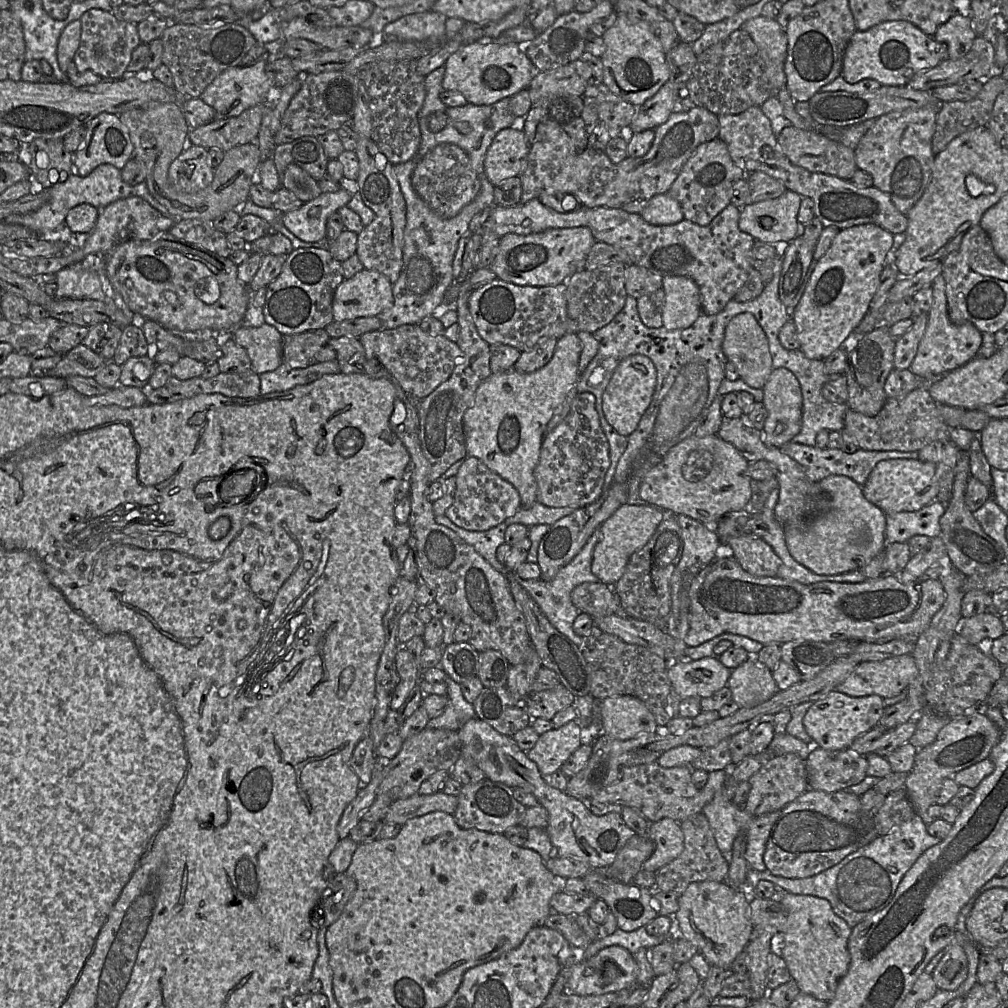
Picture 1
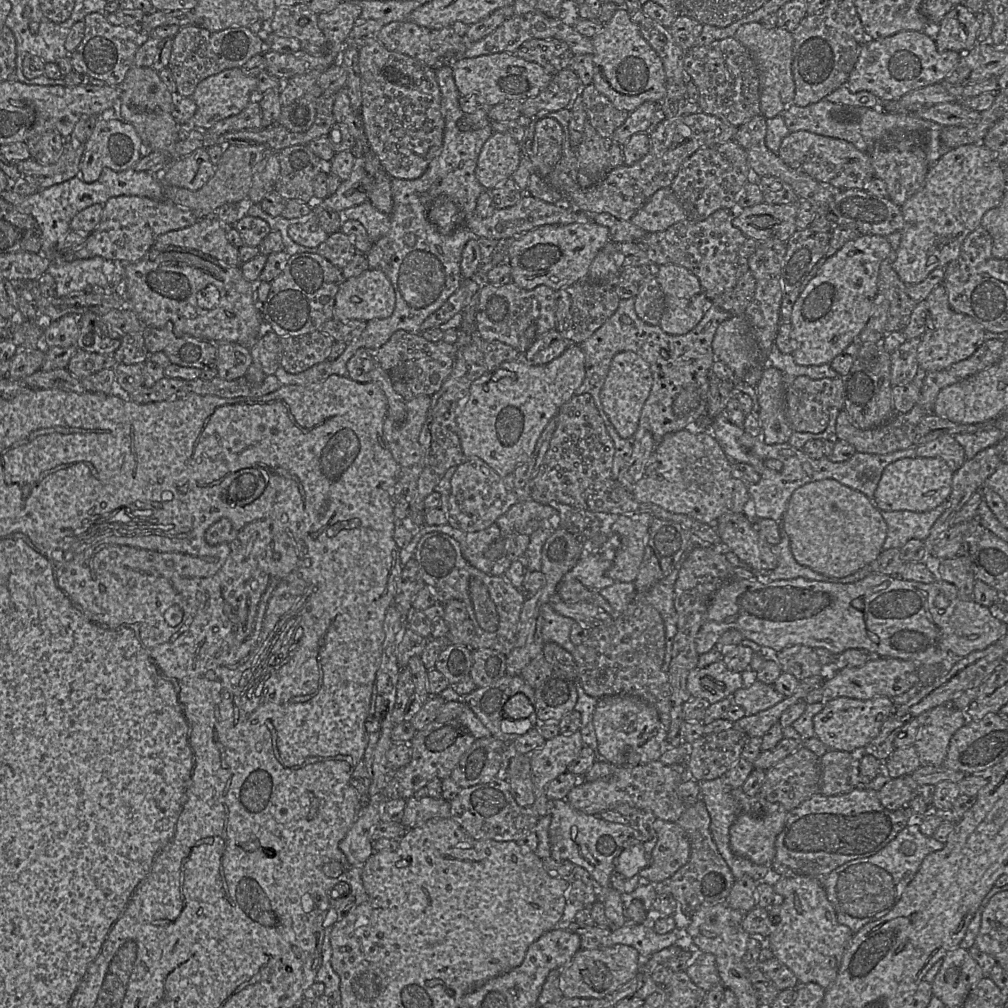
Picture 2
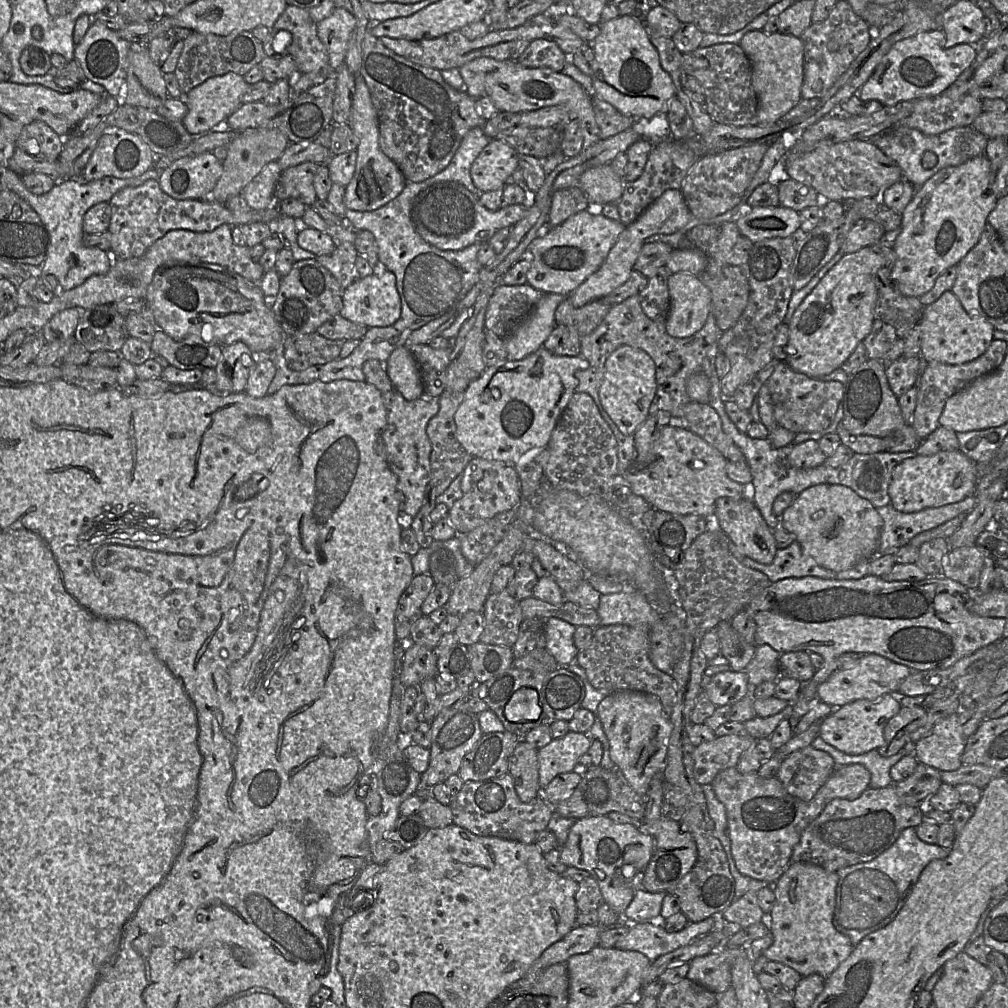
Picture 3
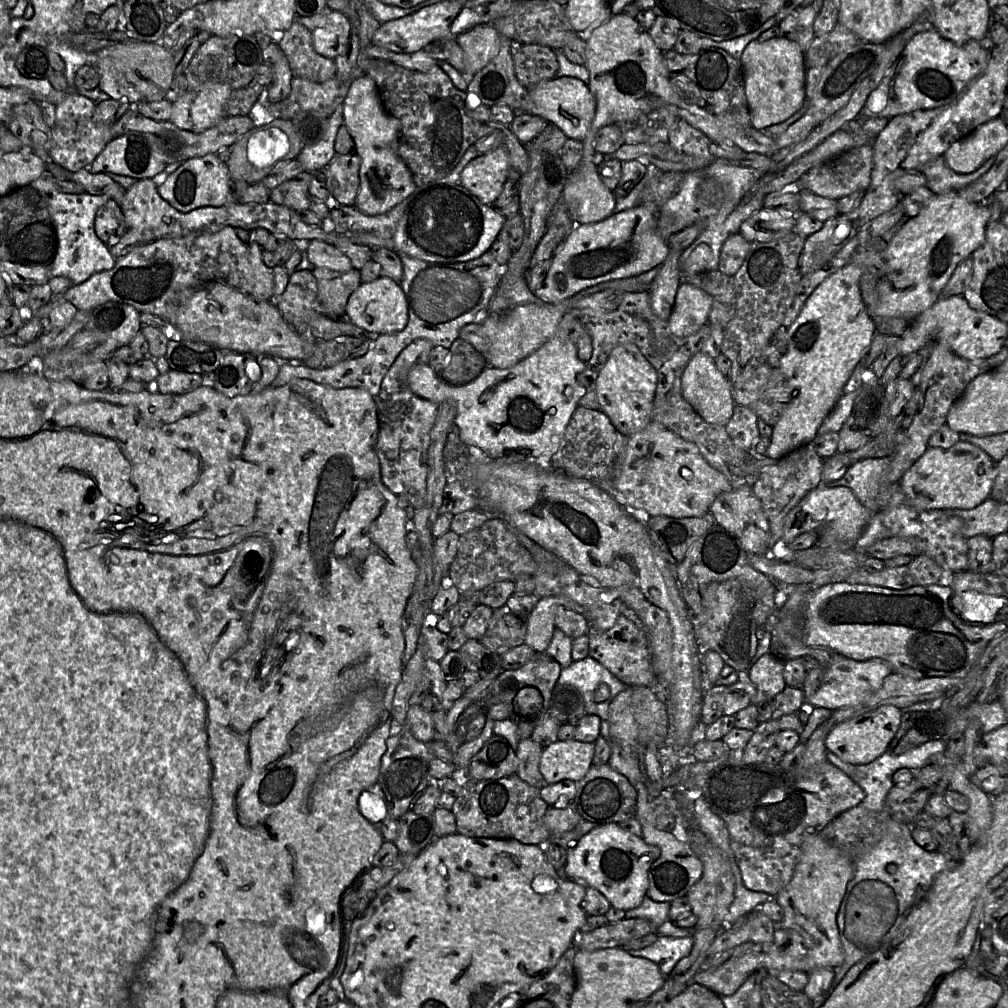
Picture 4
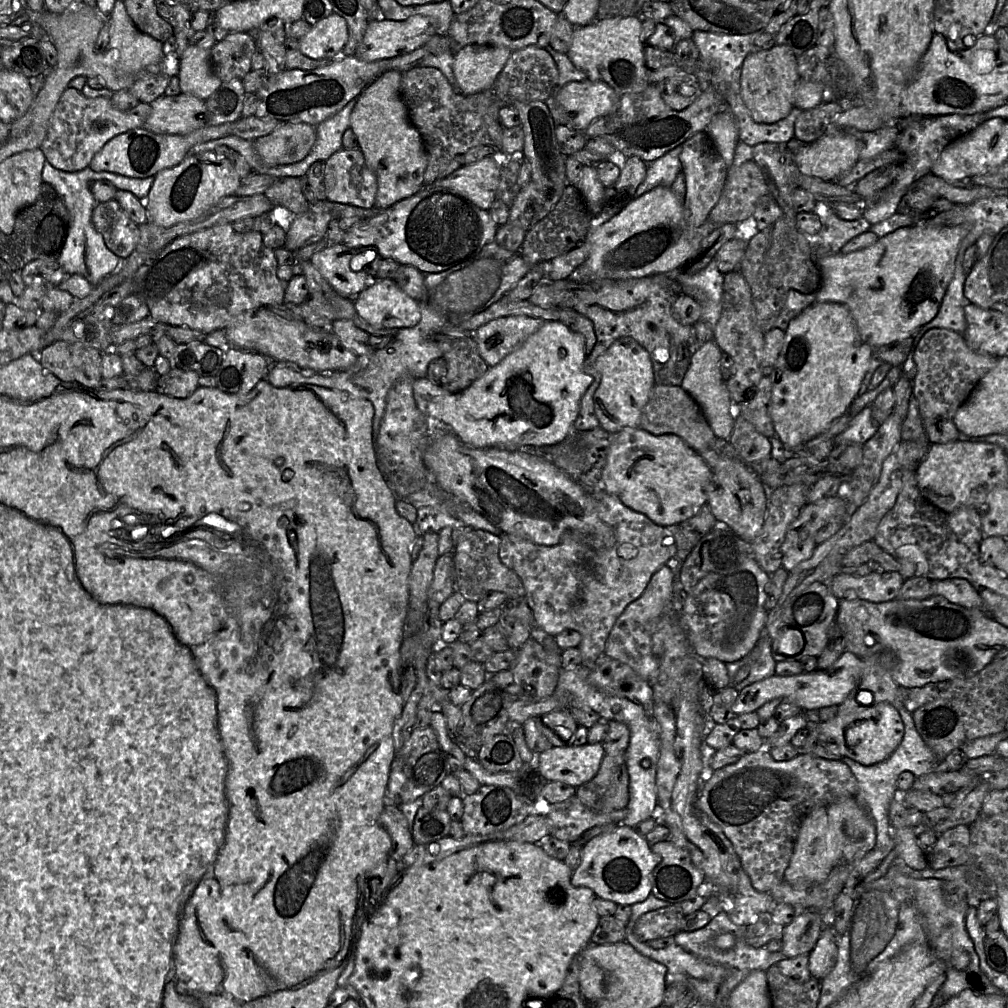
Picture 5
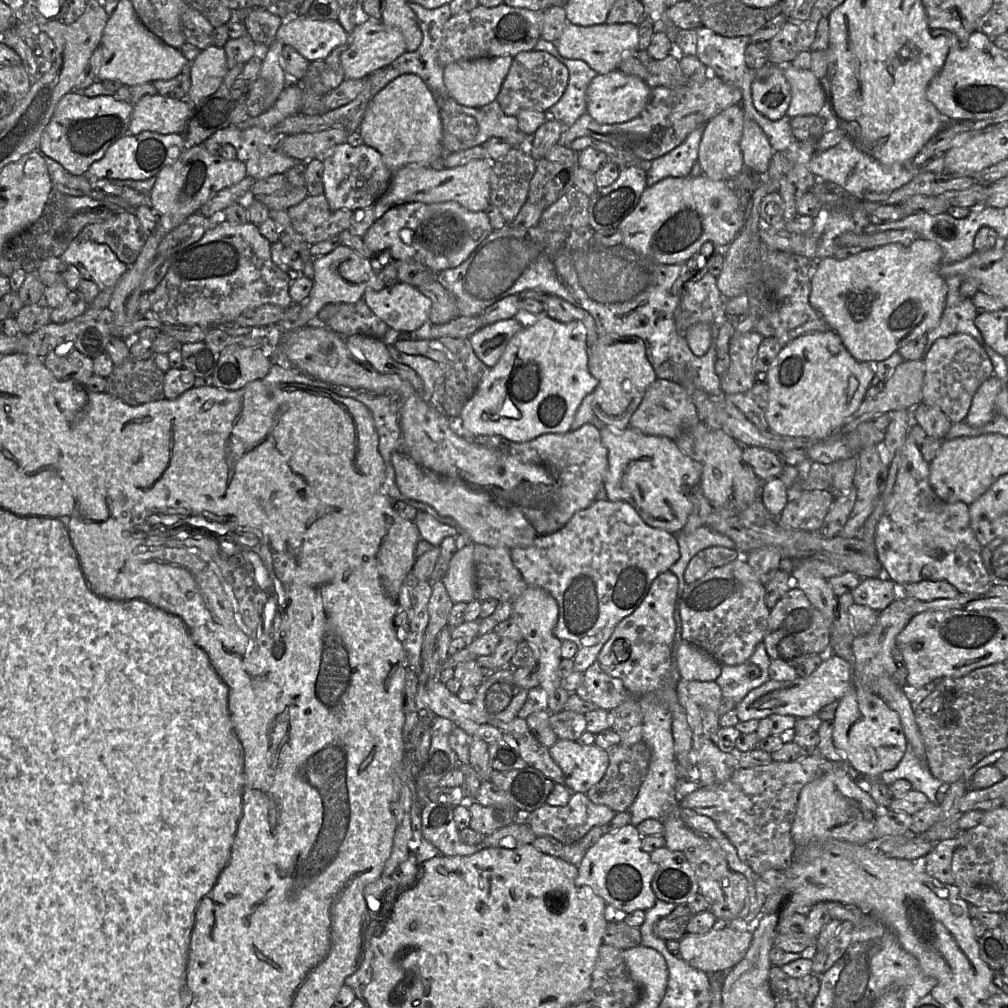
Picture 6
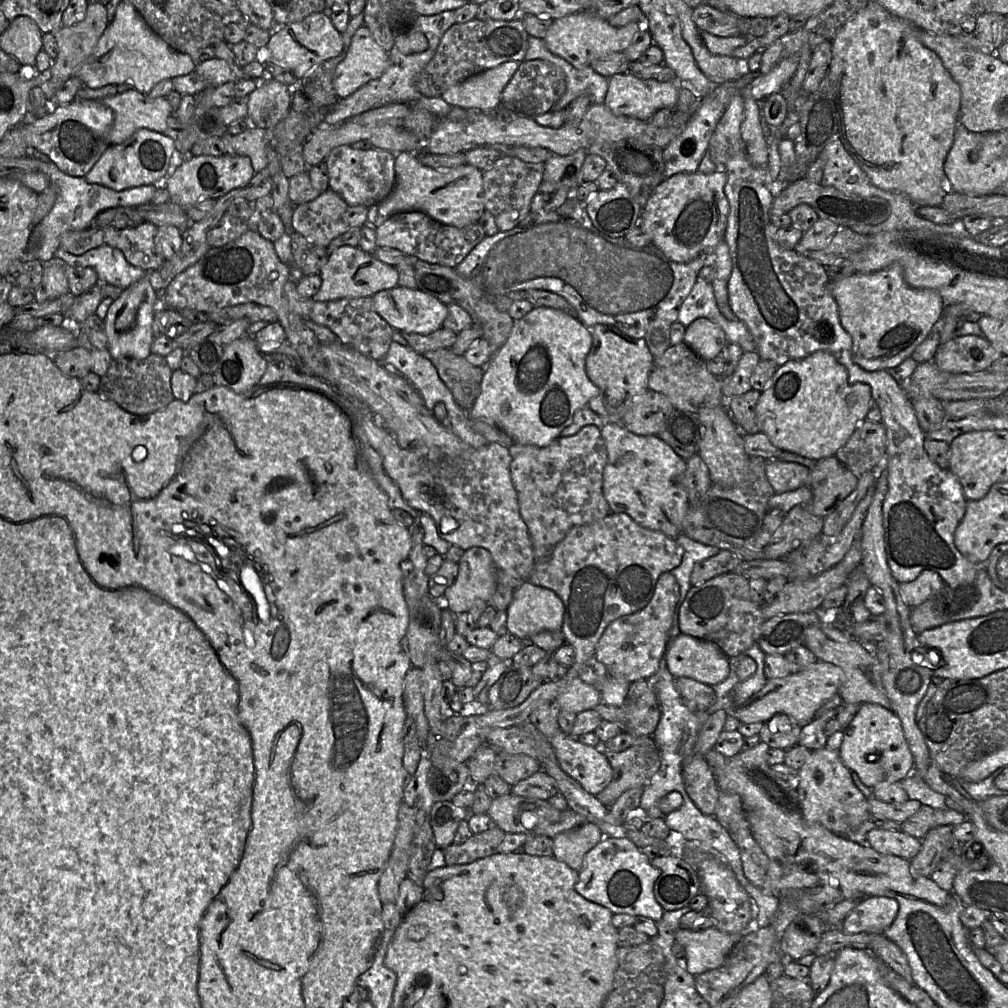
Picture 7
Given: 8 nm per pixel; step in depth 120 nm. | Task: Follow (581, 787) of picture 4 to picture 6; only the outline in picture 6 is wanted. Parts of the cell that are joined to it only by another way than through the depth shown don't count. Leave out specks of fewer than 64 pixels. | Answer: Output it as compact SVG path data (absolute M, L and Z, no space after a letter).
M643 740L631 745L616 745L607 750L608 768L603 778L586 792L588 799L596 805L604 805L615 812L627 811L635 800L645 780L652 757L651 748Z

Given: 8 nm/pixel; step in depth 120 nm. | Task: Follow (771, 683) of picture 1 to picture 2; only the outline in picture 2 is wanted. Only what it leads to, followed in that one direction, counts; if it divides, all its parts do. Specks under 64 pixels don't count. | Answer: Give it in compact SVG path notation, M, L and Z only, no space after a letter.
M747 675L746 685L736 690L731 696L732 703L741 706L747 715L754 715L769 709L785 698L774 685L765 684L752 675Z

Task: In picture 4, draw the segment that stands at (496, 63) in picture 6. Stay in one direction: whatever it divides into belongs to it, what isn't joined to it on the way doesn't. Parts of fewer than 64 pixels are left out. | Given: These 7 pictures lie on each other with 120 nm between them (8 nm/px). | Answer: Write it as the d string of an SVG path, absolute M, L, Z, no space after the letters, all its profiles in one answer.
M488 23L478 24L458 35L457 43L464 53L465 72L474 75L499 52L500 36Z

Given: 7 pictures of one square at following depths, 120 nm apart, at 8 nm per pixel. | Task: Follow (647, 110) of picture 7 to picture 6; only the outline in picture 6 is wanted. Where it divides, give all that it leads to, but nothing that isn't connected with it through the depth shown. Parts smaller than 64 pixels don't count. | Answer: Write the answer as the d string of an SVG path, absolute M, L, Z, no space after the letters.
M611 71L597 75L586 91L587 113L600 124L627 122L637 117L649 101L651 88L647 83L633 75L620 71Z

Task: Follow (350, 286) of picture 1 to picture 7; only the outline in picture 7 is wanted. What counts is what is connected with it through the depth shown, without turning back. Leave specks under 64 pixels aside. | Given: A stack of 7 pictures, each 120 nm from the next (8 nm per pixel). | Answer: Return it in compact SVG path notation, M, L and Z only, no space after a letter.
M396 287L372 296L375 311L394 330L427 335L442 328L447 306L417 289Z

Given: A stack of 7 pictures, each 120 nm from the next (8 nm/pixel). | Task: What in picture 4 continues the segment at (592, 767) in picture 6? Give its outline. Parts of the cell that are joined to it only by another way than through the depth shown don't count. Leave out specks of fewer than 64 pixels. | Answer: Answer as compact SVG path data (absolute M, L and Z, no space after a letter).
M576 739L558 740L543 748L539 769L545 784L554 784L563 779L581 780L593 765L594 752L593 742Z

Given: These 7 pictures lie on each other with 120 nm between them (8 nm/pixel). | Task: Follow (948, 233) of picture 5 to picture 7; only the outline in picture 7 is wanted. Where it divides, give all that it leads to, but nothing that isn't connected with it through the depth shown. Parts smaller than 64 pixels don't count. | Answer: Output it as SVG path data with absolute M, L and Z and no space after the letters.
M899 264L876 272L855 272L842 279L832 279L830 291L838 305L841 325L852 338L852 360L867 371L888 370L911 357L916 347L938 324L946 305L938 291L909 286L904 279L903 268Z

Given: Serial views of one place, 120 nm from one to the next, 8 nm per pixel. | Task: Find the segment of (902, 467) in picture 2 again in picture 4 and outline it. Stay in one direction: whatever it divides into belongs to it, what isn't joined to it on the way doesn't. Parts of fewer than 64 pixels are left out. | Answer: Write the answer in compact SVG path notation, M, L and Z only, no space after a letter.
M958 441L949 449L928 448L904 473L899 482L906 502L919 510L972 509L991 493L997 463L981 448Z

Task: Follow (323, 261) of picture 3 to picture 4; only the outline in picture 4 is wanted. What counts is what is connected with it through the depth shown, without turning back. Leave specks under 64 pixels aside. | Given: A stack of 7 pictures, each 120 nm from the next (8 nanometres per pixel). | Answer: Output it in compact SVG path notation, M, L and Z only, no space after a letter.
M316 267L312 272L317 280L322 315L331 319L344 319L349 297L362 283L359 270L352 268L340 273Z

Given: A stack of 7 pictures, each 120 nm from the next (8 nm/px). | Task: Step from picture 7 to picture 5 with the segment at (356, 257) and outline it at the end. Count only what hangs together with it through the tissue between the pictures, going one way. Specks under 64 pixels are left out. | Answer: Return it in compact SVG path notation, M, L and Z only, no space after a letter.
M333 244L310 259L311 264L339 295L352 299L371 282L371 277L365 272L351 269L351 260L356 252L343 244Z

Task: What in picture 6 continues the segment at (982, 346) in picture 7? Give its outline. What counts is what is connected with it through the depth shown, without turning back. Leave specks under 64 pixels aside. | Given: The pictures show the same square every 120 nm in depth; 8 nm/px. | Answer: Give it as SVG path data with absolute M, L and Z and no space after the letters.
M964 333L938 338L923 357L922 403L939 408L952 423L963 422L980 385L994 376L992 361L981 344Z

